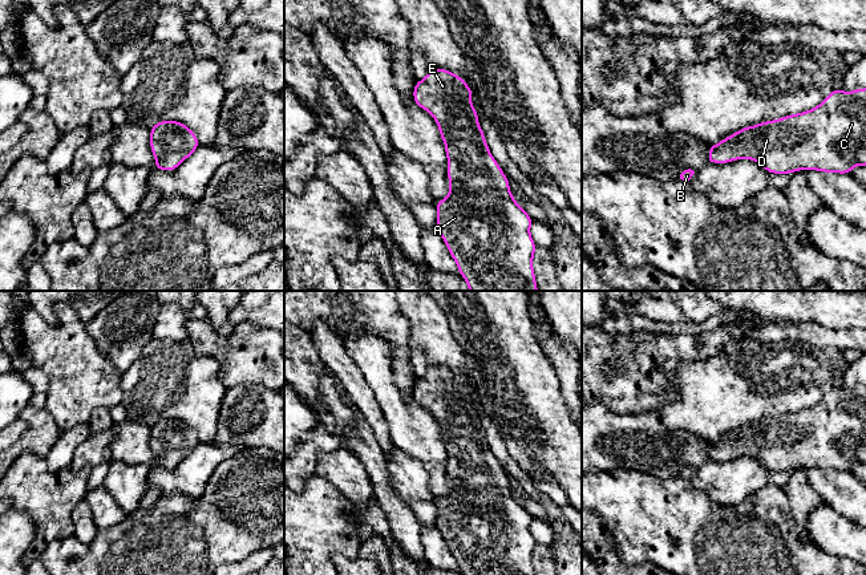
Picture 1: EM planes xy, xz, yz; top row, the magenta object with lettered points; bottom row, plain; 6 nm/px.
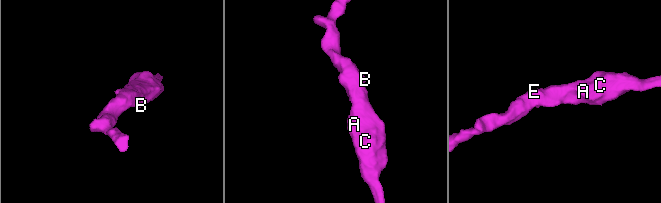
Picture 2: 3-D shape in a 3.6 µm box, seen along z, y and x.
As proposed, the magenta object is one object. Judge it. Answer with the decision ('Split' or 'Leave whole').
Leave whole

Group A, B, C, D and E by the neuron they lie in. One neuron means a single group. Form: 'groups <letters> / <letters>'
groups A B C D E

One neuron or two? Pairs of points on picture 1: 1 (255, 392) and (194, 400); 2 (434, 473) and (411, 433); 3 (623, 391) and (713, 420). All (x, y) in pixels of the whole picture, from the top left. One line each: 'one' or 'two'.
1: two
2: one
3: two

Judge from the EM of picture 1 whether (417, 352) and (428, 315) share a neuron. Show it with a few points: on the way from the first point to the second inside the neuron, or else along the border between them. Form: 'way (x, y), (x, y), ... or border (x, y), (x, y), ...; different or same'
way (427, 343), (428, 324); same

